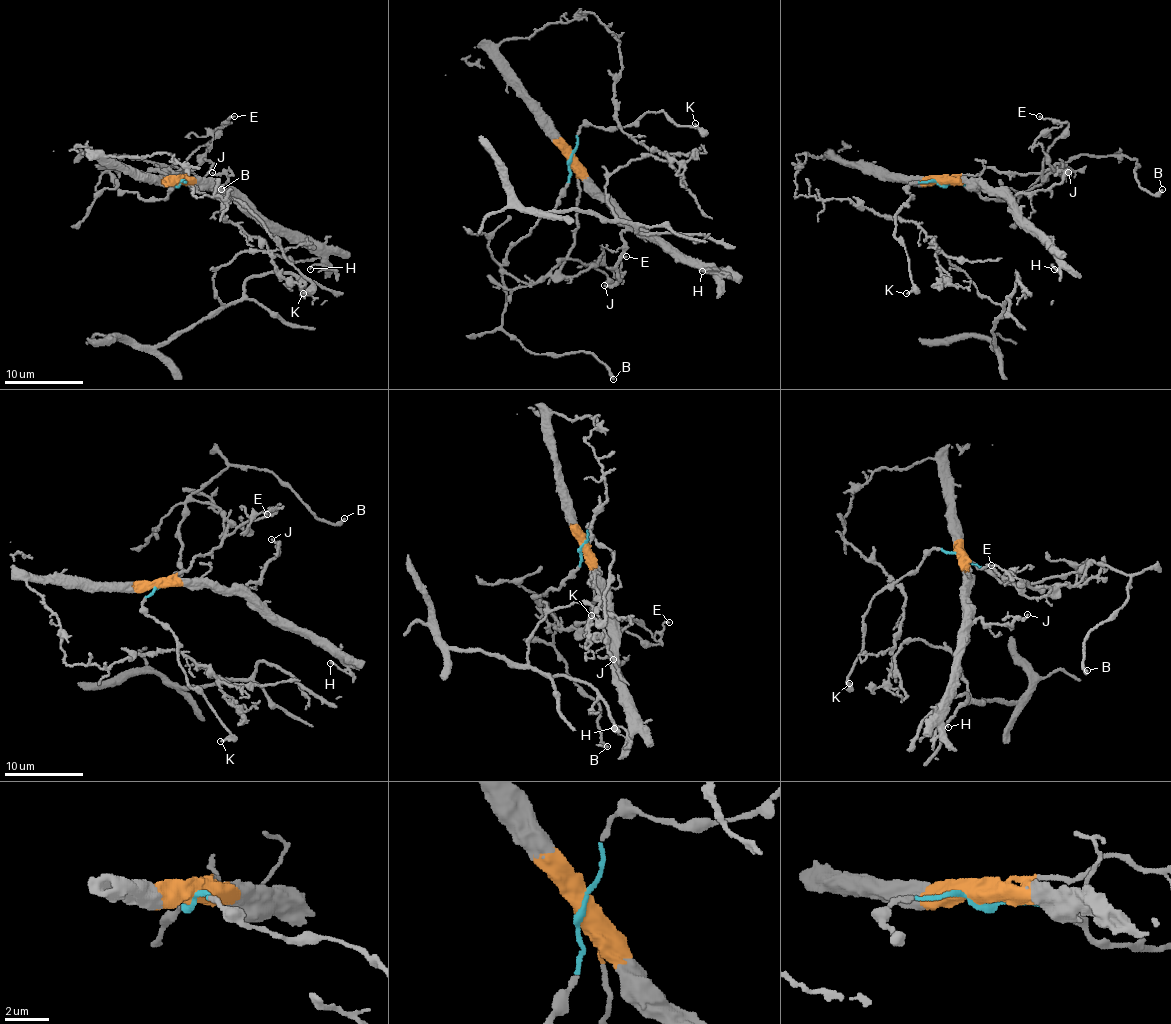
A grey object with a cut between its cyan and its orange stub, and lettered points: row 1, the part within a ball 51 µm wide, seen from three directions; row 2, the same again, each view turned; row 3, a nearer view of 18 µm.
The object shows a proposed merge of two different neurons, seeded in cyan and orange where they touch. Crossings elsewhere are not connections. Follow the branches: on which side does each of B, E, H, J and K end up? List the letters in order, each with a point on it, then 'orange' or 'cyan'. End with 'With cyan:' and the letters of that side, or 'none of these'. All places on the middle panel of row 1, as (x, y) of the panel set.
B: place (613, 379); cyan
E: place (626, 256); orange
H: place (702, 271); orange
J: place (604, 285); orange
K: place (695, 123); cyan
With cyan: B, K

